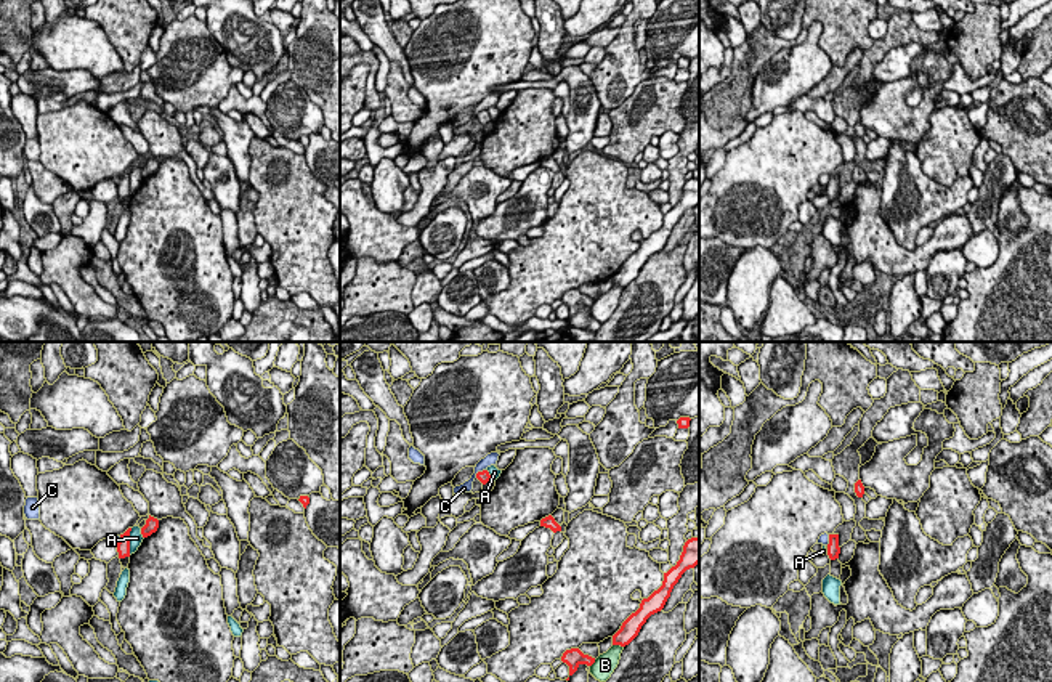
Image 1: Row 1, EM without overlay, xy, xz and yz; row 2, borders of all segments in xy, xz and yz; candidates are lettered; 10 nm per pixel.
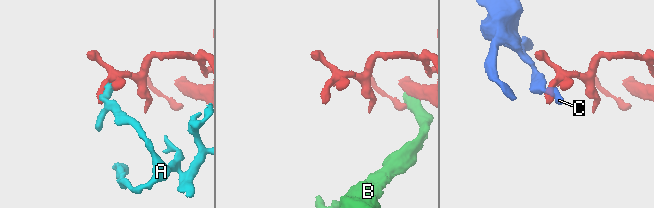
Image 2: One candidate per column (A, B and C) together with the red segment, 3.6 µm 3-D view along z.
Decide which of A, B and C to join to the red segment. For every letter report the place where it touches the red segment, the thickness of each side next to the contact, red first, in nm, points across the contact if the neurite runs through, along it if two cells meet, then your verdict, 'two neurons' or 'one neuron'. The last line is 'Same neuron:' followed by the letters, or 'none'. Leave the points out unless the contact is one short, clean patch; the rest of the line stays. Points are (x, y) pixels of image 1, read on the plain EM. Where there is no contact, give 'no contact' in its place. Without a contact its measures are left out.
A: meets red in xy at (129, 182); 130 nm thick on the red side, 130 nm on the other; border along xy (132, 169), (129, 194); two neurons
B: meets red in xz at (618, 284); 190 nm thick on the red side, 220 nm on the other; two neurons
C: meets red in xz at (478, 113); 120 nm thick on the red side, 130 nm on the other; border along xz (485, 109), (475, 117); two neurons
Same neuron: none

